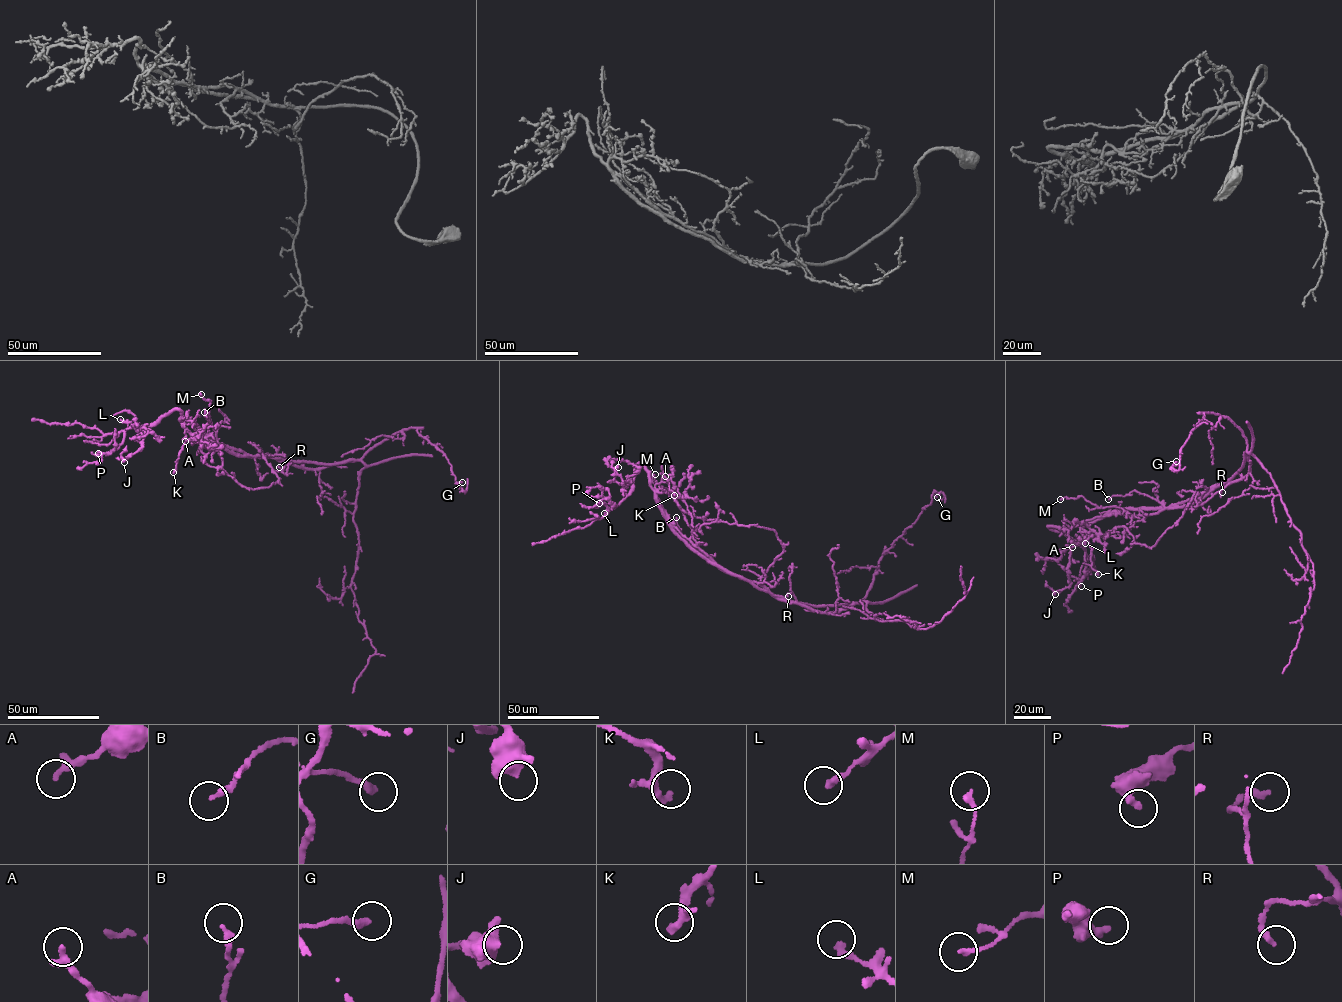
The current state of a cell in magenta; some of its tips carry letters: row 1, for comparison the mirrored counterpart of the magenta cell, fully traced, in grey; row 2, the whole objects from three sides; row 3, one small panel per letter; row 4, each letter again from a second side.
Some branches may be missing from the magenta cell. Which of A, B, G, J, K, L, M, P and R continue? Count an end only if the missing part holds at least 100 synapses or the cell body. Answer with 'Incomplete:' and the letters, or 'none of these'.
Incomplete: none of these

